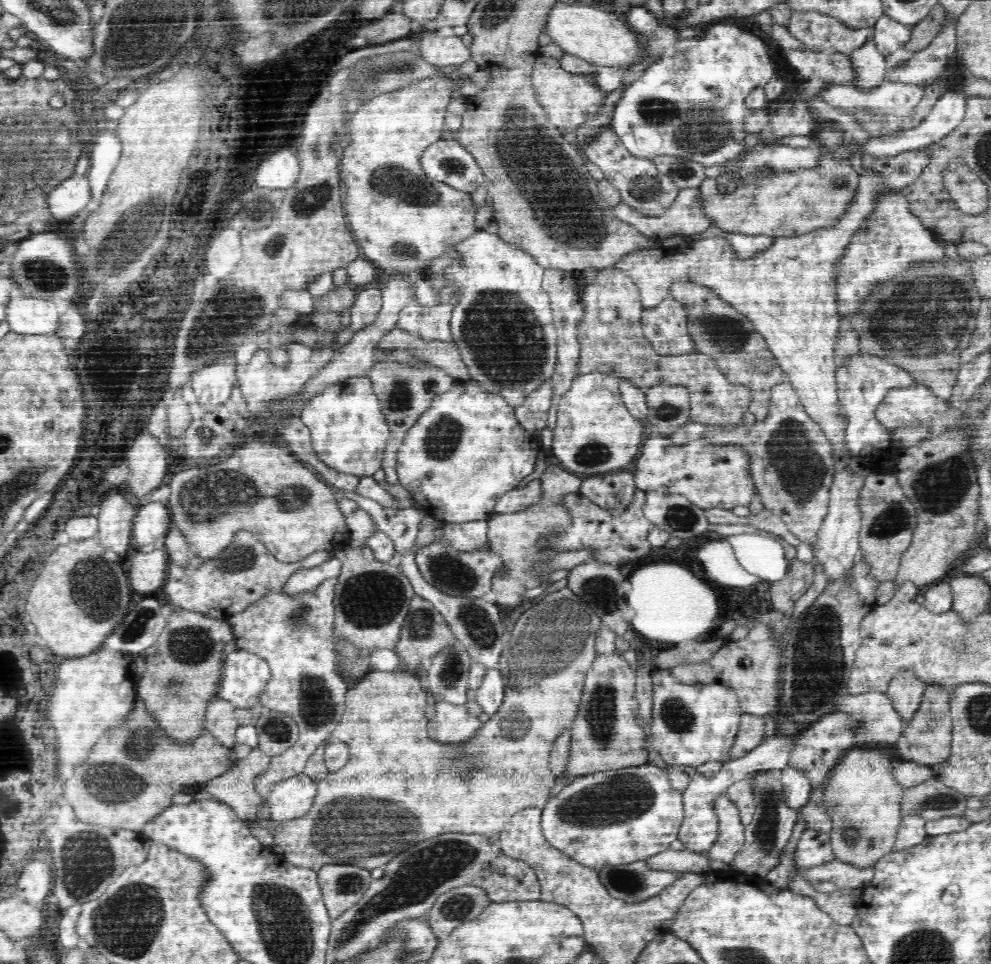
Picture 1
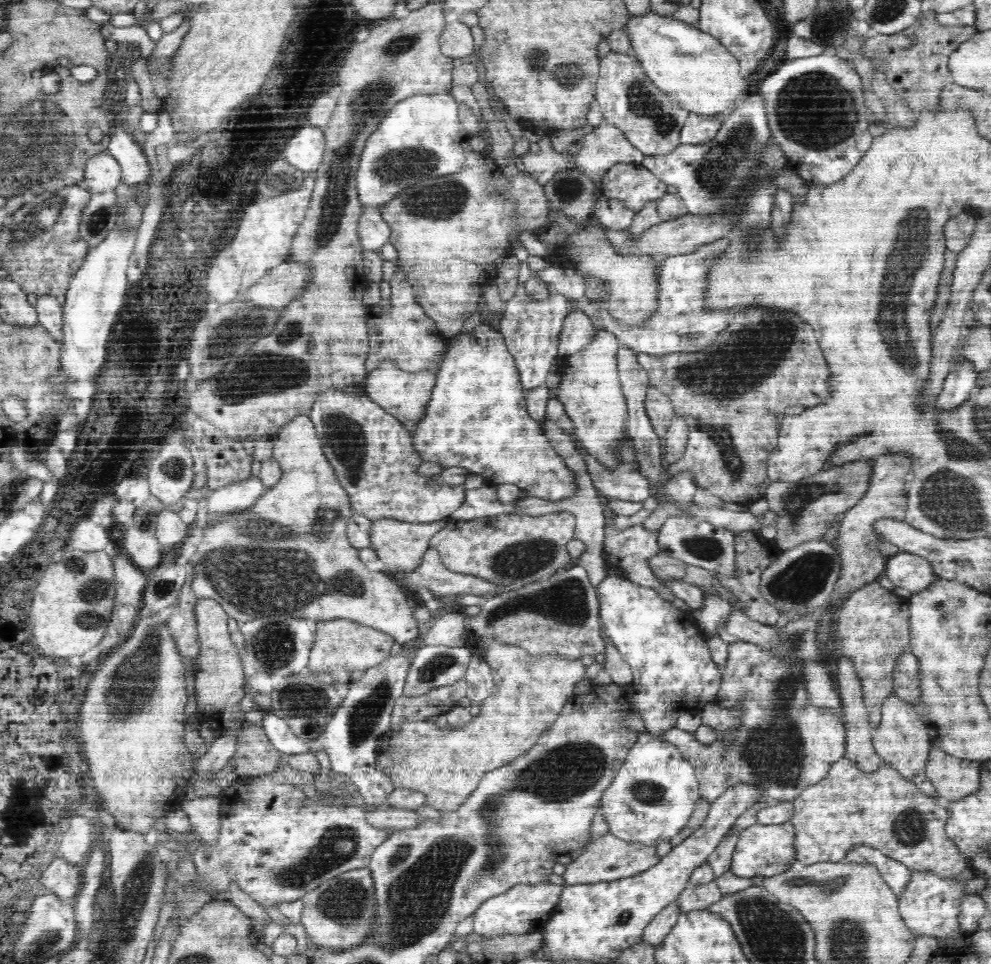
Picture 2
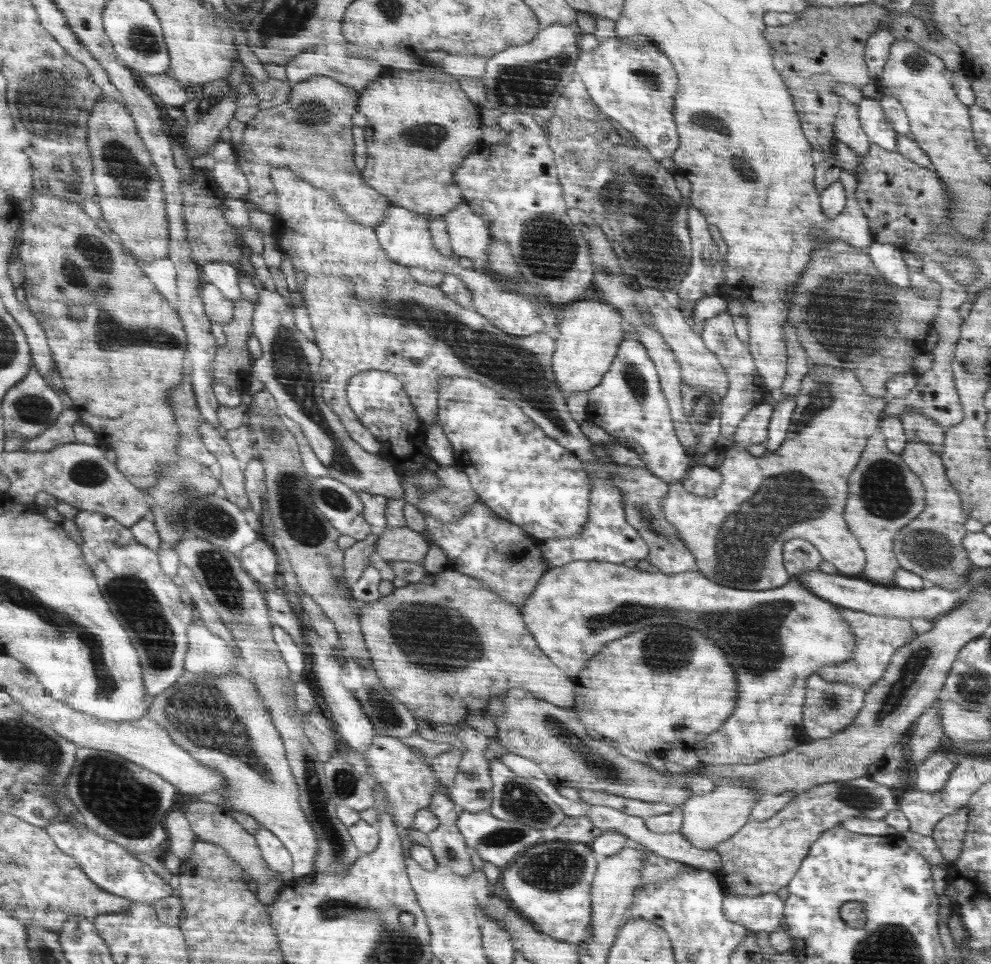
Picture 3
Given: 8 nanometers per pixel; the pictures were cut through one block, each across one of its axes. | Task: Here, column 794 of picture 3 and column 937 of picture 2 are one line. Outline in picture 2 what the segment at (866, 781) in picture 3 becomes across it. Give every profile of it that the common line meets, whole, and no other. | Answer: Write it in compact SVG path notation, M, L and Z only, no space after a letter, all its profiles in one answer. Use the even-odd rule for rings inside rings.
M846 757L833 762L828 774L815 785L807 786L803 793L792 800L795 814L790 822L795 829L794 858L790 866L811 865L817 862L846 861L848 852L858 846L870 846L882 854L905 864L912 872L936 874L937 878L954 878L969 868L969 861L961 855L957 845L946 835L948 811L913 783L886 764L886 802L884 802L884 764L875 773L863 773L854 761Z

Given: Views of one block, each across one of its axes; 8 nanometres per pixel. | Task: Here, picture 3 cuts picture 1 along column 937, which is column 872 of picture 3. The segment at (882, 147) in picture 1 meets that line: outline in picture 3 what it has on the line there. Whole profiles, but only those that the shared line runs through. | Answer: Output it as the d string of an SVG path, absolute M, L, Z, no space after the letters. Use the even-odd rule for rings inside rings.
M863 98L859 103L861 127L869 136L872 144L877 144L884 150L896 151L896 132L882 109L881 102L874 102L870 98Z

